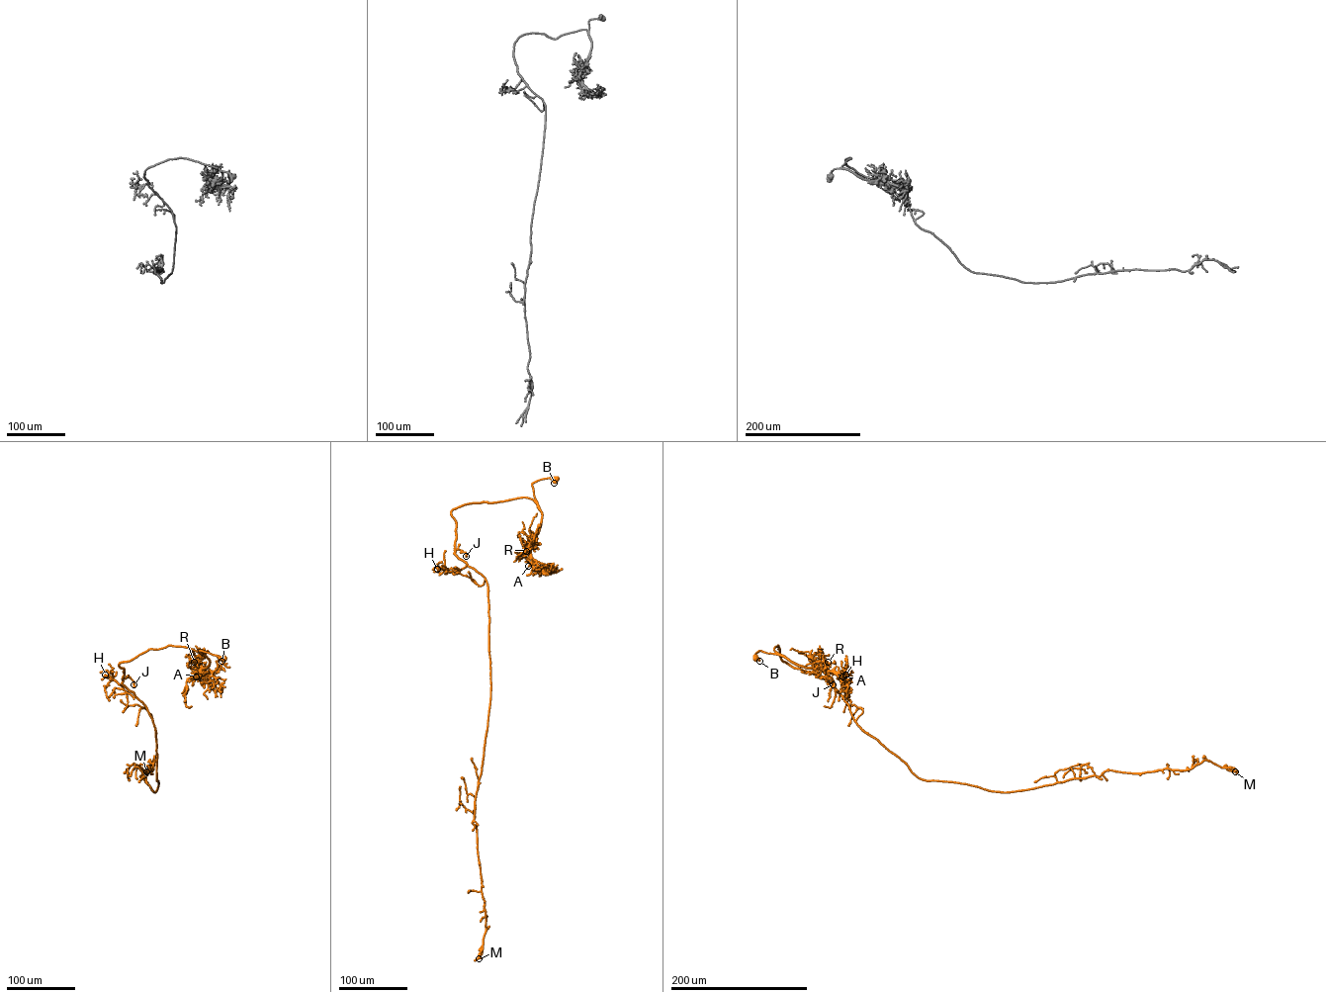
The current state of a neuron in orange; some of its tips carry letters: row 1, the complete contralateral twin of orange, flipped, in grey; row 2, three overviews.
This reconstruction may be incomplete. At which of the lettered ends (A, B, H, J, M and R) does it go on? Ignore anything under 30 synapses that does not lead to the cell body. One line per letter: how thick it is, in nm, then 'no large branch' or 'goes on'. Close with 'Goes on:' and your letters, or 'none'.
A: 190 nm thick; no large branch
B: 650 nm thick; no large branch
H: 190 nm thick; no large branch
J: 480 nm thick; no large branch
M: 650 nm thick; no large branch
R: 240 nm thick; no large branch
Goes on: none

